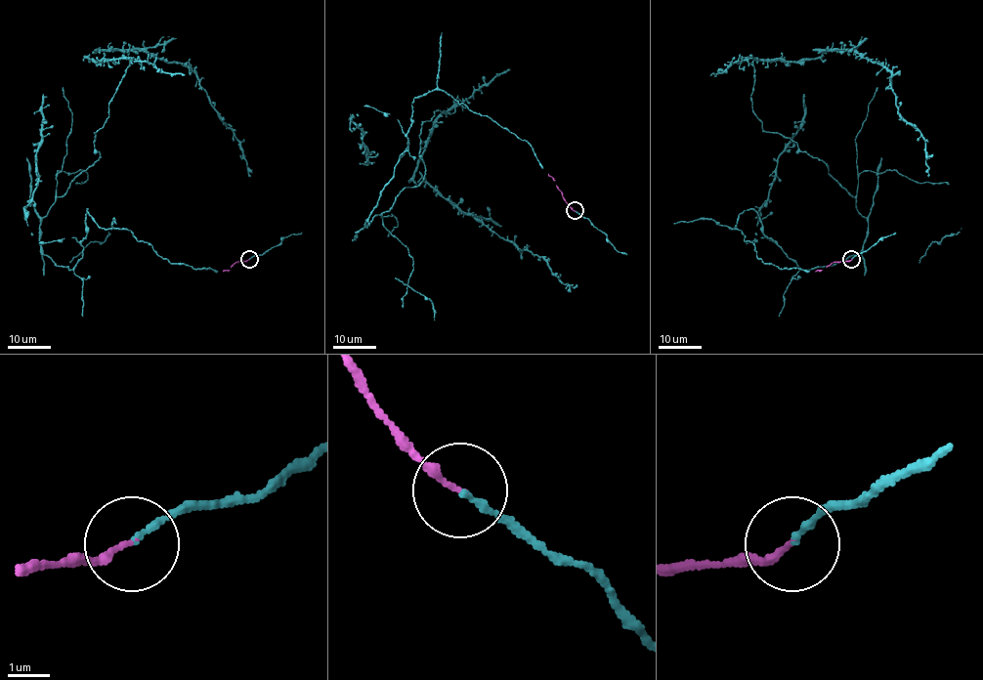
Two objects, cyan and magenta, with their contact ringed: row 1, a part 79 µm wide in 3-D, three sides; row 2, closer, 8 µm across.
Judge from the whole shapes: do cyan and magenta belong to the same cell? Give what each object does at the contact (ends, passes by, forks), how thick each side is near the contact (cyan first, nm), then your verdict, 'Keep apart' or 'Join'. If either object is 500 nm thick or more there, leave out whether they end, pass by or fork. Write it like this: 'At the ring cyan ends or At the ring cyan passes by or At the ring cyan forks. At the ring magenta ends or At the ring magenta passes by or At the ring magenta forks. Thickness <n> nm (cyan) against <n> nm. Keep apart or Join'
At the ring cyan ends. At the ring magenta ends. Thickness 150 nm (cyan) against 150 nm. Join

